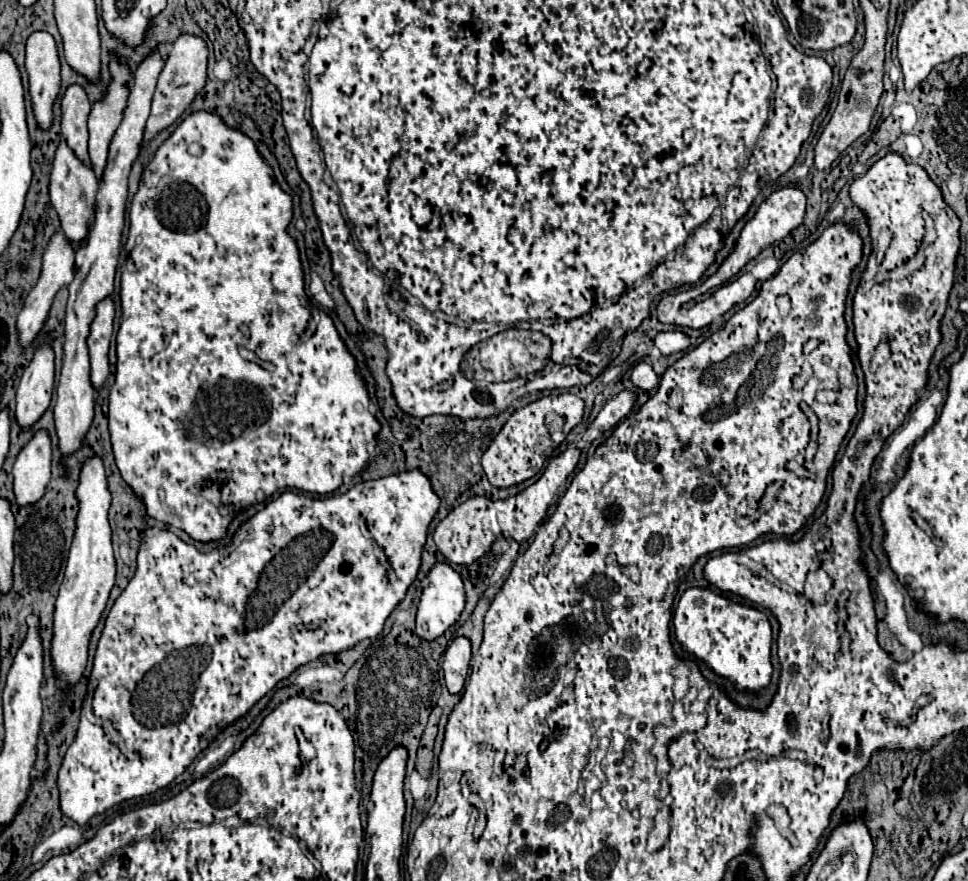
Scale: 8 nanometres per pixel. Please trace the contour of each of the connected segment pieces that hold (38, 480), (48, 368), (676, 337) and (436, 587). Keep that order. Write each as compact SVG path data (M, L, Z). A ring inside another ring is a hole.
M37 430L21 448L13 464L15 496L19 506L37 502L51 476L51 436L47 430Z
M45 340L45 344L41 344L35 350L33 360L25 368L17 388L15 416L21 428L29 428L31 424L35 424L49 408L53 382L55 382L55 352L49 340Z
M659 332L655 336L655 346L659 346L659 352L663 356L683 352L689 348L689 336L685 336L683 332Z
M439 562L433 566L433 570L429 572L429 582L431 586L427 586L421 594L421 602L419 602L419 610L417 610L417 636L423 640L437 640L449 626L453 626L463 608L465 608L465 590L463 590L463 582L461 576L445 562Z

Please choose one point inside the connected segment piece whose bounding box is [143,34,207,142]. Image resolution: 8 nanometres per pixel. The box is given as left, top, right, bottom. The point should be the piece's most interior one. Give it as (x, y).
(185, 72)

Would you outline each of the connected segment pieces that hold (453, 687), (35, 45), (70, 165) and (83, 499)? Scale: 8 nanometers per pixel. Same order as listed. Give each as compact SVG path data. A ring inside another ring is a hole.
M455 638L443 656L443 672L445 684L451 694L459 694L463 690L471 660L471 642L467 638Z
M33 32L29 36L25 68L29 74L29 94L37 126L49 130L53 124L53 104L61 88L59 56L51 34Z
M61 140L55 160L53 160L53 170L51 170L51 184L49 184L49 194L51 194L51 204L57 210L61 218L61 230L65 232L65 238L69 242L83 242L89 236L91 224L95 222L95 194L97 194L97 176L93 170L89 170L75 154L73 150Z
M89 456L79 474L79 486L75 490L79 512L75 518L75 536L67 556L65 578L59 588L59 596L55 602L55 628L51 642L53 668L57 672L57 686L75 684L87 664L87 646L93 628L97 626L101 612L107 606L109 592L115 584L115 558L111 546L111 528L109 528L109 506L111 492L107 486L107 476L103 468L103 460L99 456Z

